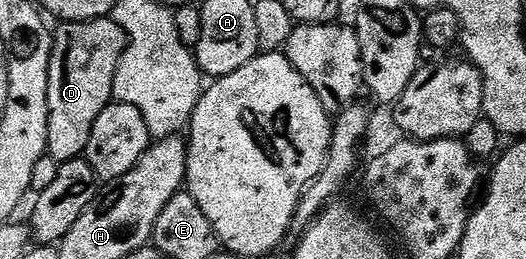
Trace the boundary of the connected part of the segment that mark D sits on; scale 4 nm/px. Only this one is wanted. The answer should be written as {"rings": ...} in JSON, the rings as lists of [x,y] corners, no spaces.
{"rings":[[[112,18],[75,20],[61,27],[53,33],[50,49],[46,150],[52,159],[65,162],[85,153],[96,118],[112,103],[116,70],[126,49],[126,32]]]}

